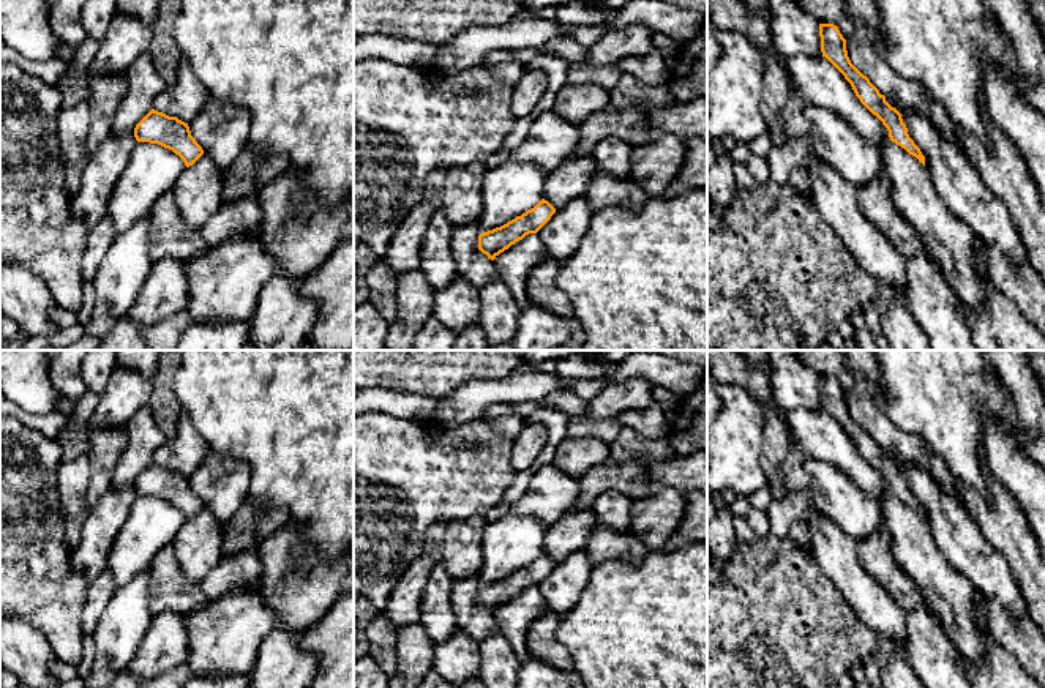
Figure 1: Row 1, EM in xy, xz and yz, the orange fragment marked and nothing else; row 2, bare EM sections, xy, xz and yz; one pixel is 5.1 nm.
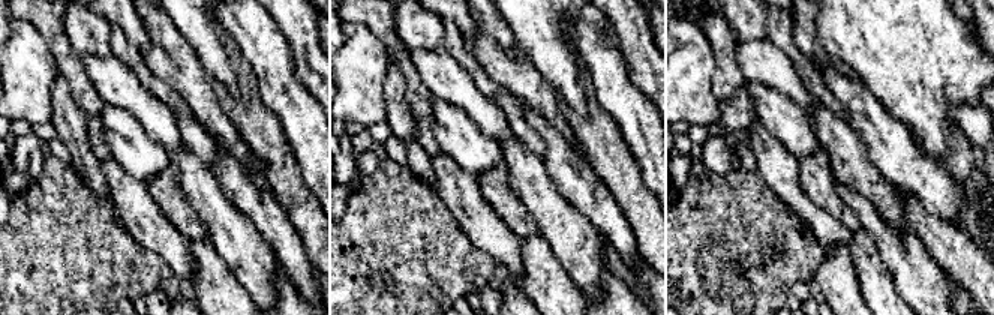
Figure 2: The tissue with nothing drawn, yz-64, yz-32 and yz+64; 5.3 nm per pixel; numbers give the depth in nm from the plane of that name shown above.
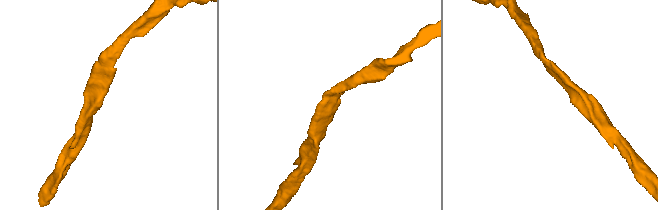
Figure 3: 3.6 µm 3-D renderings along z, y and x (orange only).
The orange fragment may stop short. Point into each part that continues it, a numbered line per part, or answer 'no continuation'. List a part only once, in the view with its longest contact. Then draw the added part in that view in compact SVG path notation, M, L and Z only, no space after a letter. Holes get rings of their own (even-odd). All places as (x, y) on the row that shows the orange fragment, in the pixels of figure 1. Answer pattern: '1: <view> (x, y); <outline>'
no continuation

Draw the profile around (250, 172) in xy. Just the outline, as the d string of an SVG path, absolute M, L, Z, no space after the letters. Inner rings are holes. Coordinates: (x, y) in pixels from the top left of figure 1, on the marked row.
M246 147L234 164L224 170L223 202L229 204L248 194L256 194L289 169L290 159L286 155L260 156L256 150Z

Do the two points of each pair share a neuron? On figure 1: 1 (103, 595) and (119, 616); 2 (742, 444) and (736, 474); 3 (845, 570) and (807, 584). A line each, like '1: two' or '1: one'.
1: two
2: one
3: two

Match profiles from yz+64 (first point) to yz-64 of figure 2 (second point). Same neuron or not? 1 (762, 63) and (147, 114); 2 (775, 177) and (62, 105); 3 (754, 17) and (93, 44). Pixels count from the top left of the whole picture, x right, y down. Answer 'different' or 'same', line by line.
1: same
2: different
3: same

